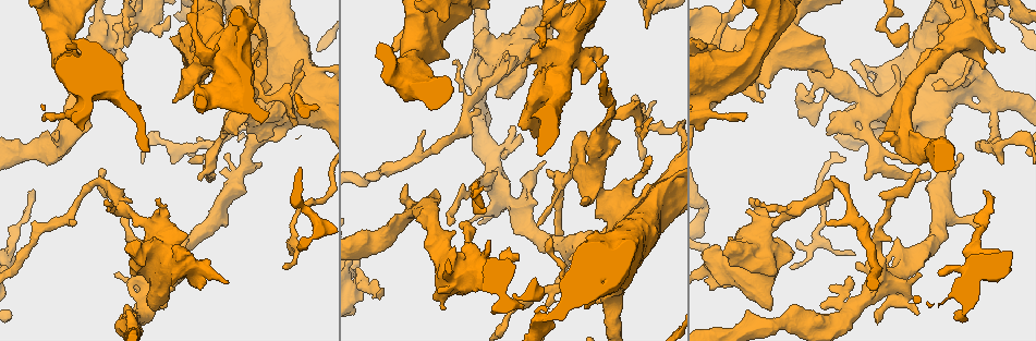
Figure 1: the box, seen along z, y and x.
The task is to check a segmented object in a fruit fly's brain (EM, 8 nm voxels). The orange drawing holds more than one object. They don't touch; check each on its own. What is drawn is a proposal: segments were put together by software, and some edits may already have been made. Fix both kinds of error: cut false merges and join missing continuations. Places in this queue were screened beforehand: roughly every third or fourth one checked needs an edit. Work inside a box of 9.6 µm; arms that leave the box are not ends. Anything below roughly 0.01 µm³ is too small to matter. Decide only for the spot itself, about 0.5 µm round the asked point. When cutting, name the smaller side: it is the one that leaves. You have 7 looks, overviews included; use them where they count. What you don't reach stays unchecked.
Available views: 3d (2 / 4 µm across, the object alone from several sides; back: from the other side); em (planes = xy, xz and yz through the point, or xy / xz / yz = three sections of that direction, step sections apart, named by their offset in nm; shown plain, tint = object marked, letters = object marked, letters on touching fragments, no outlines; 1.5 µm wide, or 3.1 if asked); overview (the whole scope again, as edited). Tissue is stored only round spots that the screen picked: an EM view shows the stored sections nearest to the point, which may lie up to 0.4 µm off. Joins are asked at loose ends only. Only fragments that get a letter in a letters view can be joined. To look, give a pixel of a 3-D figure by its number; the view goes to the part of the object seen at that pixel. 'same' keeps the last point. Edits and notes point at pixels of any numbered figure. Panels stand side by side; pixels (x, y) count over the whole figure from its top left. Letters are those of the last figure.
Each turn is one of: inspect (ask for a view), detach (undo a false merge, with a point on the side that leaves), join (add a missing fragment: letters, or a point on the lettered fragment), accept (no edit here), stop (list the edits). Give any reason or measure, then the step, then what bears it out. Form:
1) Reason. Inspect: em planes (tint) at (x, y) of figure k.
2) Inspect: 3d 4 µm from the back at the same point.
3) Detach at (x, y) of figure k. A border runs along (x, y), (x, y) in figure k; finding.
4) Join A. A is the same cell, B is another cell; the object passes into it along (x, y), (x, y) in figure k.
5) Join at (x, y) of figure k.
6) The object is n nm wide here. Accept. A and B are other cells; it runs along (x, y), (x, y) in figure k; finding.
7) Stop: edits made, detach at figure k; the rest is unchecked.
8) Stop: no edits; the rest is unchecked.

Inspect: em xz step 8 (tint) at (593, 72) of figure 1.

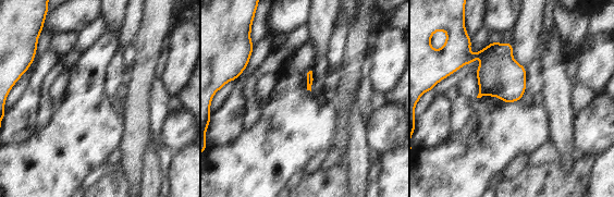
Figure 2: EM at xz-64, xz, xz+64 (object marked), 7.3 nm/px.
Inspect: em planes (letters) at the same point.

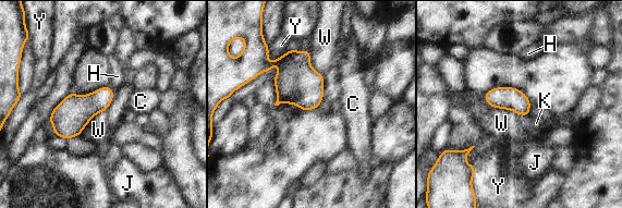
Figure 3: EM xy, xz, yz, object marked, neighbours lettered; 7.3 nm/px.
The longest contact is with W, 300 nm. Accept. C, H, J, K, W and Y are other cells; a border runs along (483, 95), (490, 106), (516, 113) in figure 3; none of them fits.

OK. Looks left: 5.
An open end. Inspect: em planes (letters) at (136, 24) of figure 1.

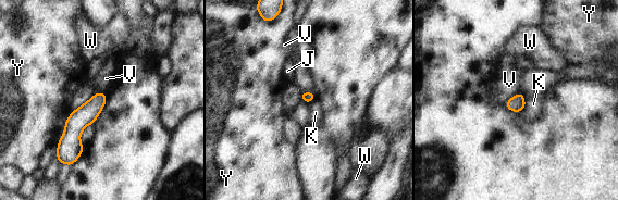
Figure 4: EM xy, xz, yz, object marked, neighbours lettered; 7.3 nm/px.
Accept. J, K, V, W and Y are other cells; it runs along (102, 95), (74, 125), (66, 152) in figure 4; no lettered fragment goes on from it.

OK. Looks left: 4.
Branch stops here. Inspect: em planes (letters) at (646, 28) of figure 1.

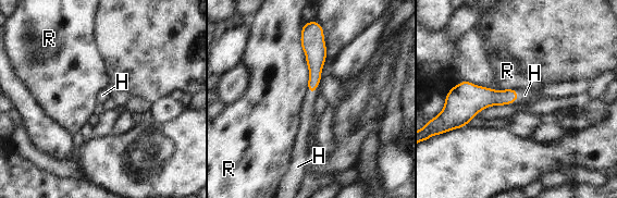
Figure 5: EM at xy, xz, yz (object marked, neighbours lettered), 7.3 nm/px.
The longest contact is with R, 440 nm. Join H. H is the same cell, R is another cell; the object passes into it along (316, 58), (315, 91), (307, 108) in figure 5; the neuron continues.

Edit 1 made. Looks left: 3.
Stop: edits made, join at figure 5; the rest is unchecked.

